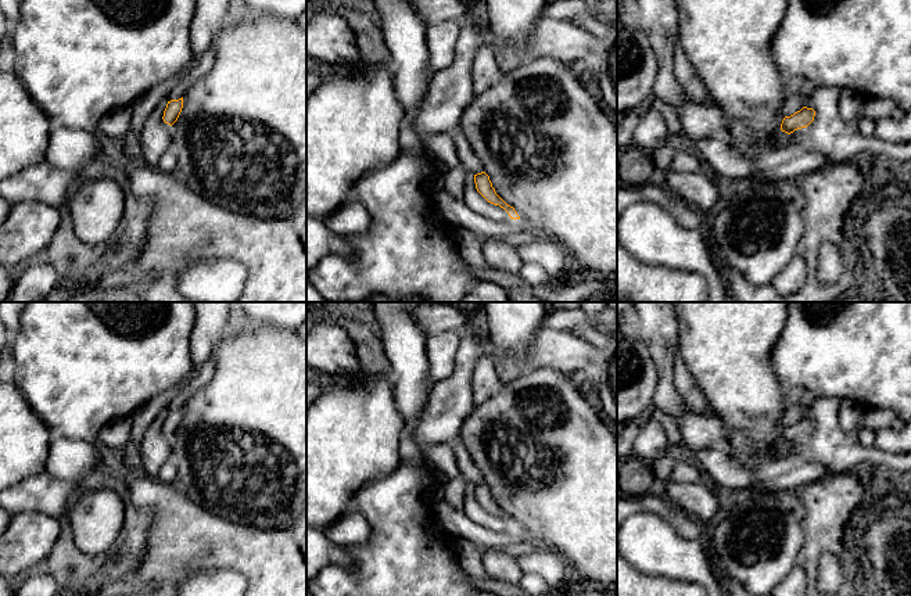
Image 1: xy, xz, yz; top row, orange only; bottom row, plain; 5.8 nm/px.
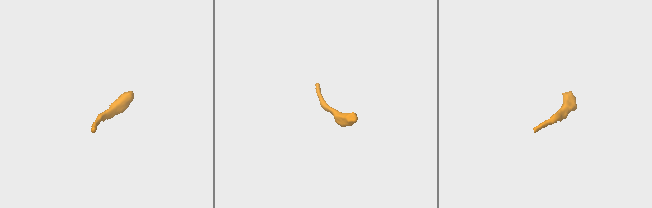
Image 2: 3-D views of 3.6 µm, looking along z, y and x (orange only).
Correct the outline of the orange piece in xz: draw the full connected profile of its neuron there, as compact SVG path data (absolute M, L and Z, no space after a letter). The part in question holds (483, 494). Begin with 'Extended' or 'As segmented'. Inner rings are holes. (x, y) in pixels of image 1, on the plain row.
Extended. M466 481L462 509L471 521L494 532L520 529L514 518L496 505L485 482L474 485Z

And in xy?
Extended. M183 407L164 410L148 426L136 449L136 459L146 475L155 478L161 467L172 462L172 435L177 431L182 419Z

